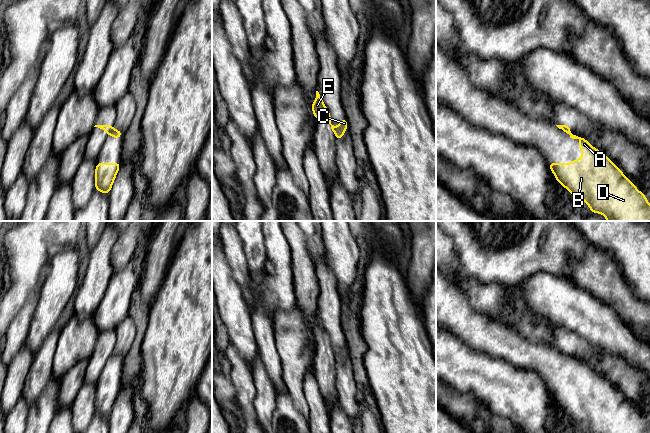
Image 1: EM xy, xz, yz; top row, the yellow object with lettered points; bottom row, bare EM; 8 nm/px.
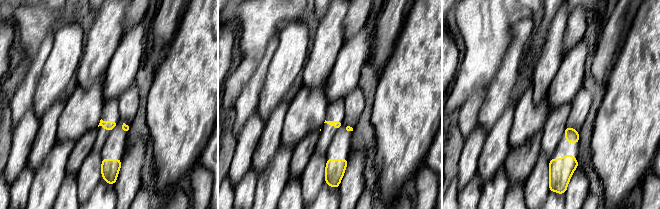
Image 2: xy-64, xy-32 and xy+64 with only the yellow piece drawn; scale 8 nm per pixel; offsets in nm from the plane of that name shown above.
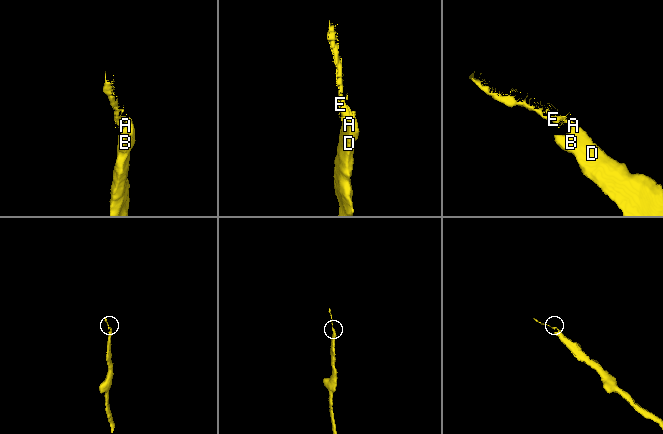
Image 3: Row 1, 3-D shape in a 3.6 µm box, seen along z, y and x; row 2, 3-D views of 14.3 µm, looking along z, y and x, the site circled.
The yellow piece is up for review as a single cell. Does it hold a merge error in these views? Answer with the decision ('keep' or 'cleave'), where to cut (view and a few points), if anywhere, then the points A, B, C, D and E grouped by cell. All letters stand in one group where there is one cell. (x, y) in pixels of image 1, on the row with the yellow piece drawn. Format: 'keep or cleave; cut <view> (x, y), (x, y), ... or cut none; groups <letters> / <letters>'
cleave; cut xy (113, 129), (109, 133); groups A B C D / E

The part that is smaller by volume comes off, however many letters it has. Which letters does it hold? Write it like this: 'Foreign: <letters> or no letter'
Foreign: E

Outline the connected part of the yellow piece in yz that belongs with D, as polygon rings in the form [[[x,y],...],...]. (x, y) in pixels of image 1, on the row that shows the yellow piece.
[[[571,132],[572,139],[580,139],[582,158],[573,163],[549,163],[556,180],[570,191],[576,199],[584,200],[590,211],[604,215],[607,221],[650,221],[650,204],[623,172],[584,138]]]

